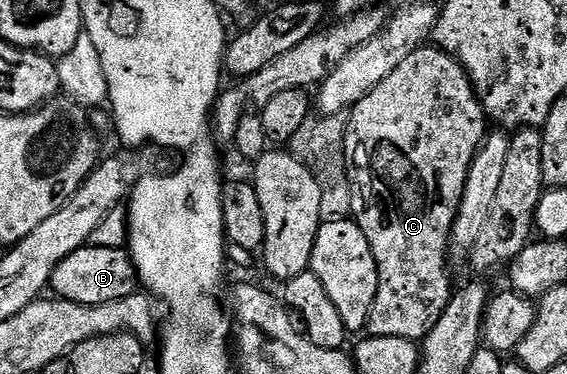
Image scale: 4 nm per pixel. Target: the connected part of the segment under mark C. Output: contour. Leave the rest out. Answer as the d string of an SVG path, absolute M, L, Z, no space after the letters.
M423 45L417 47L368 97L364 97L355 107L350 108L346 121L346 168L348 169L348 181L352 185L352 209L350 210L353 222L368 237L368 245L372 249L372 257L376 257L376 269L378 270L378 288L376 289L376 301L372 301L372 309L368 320L370 335L380 337L404 337L421 341L427 333L440 321L444 309L448 305L452 294L450 287L450 271L446 268L446 258L452 255L450 234L452 225L456 221L456 213L460 209L460 197L464 197L464 181L468 181L468 169L476 157L476 153L482 148L482 142L488 134L488 116L486 110L480 105L478 95L474 91L472 81L463 67L453 59L446 51L437 45Z

